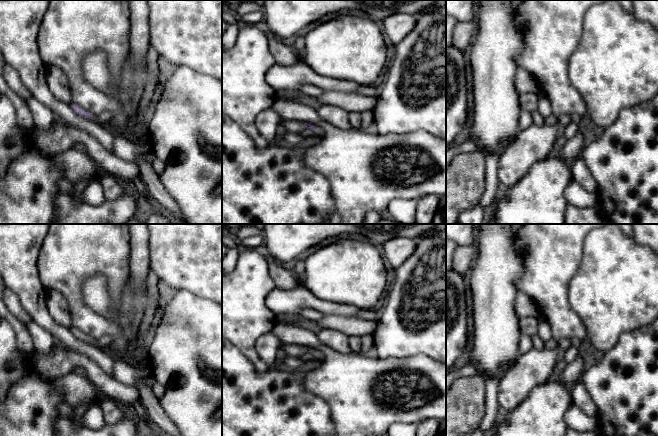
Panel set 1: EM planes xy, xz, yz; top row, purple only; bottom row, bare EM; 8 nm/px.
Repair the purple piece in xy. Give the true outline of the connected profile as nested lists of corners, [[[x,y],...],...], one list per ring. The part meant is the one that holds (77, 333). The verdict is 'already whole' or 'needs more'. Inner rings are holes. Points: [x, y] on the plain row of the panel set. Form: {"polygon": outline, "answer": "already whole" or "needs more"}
{"polygon": [[[72,327],[70,331],[80,341],[95,345],[96,347],[100,348],[105,354],[109,355],[112,359],[123,360],[129,363],[130,359],[128,355],[125,357],[122,357],[120,354],[116,353],[113,349],[111,349],[110,346],[99,347],[96,339],[92,339],[91,337],[86,336],[83,332],[81,332],[76,327]]], "answer": "needs more"}

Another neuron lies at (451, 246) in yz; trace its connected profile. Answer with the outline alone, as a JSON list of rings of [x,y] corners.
[[[446,238],[446,271],[453,268],[453,257],[456,248],[457,244],[453,240]]]

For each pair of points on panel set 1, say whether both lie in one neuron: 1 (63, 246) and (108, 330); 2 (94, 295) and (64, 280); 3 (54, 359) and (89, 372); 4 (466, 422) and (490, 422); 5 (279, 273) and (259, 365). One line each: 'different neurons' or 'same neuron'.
1: same neuron
2: different neurons
3: same neuron
4: different neurons
5: different neurons

